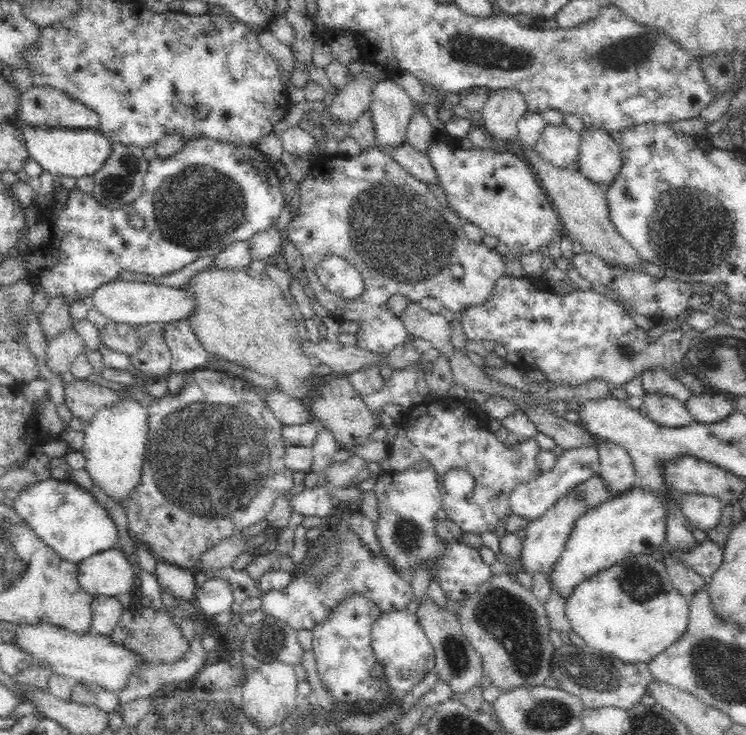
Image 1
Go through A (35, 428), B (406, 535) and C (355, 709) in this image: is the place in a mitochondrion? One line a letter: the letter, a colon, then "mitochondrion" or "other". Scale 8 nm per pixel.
A: other
B: mitochondrion
C: other

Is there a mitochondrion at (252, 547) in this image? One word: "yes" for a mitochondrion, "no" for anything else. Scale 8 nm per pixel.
no

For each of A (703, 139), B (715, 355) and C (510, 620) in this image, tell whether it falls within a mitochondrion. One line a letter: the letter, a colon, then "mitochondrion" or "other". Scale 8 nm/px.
A: other
B: mitochondrion
C: mitochondrion

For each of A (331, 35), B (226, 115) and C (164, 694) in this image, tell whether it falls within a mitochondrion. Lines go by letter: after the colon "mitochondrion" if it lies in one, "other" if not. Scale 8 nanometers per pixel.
A: other
B: other
C: other

